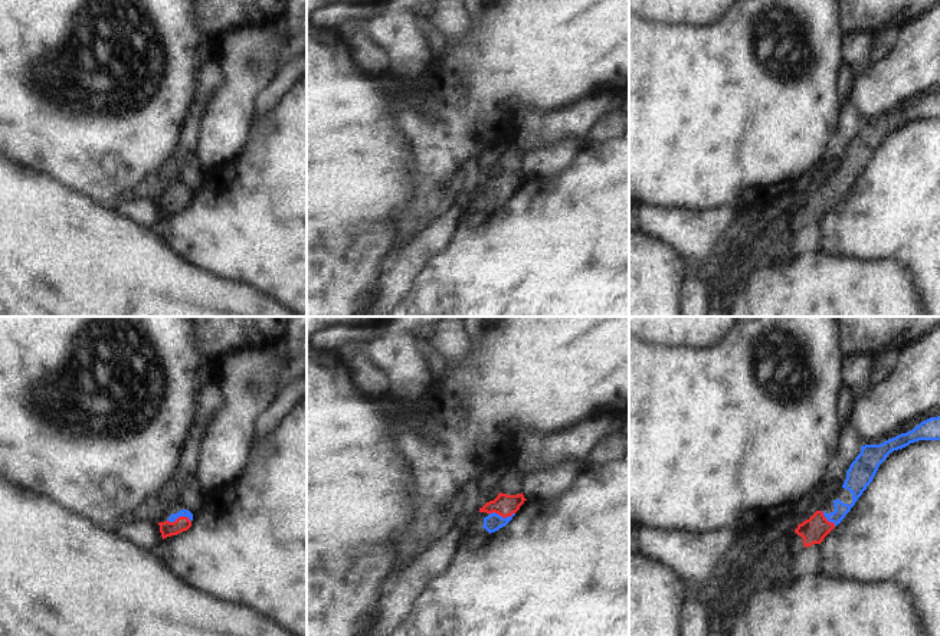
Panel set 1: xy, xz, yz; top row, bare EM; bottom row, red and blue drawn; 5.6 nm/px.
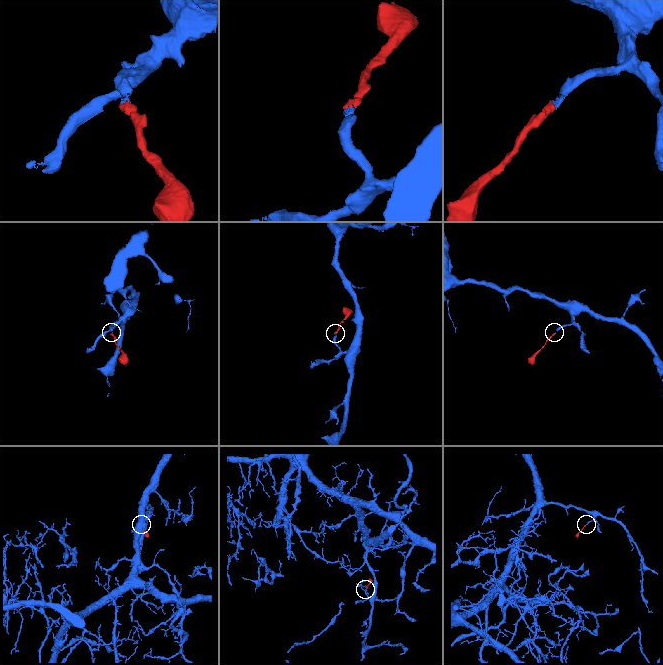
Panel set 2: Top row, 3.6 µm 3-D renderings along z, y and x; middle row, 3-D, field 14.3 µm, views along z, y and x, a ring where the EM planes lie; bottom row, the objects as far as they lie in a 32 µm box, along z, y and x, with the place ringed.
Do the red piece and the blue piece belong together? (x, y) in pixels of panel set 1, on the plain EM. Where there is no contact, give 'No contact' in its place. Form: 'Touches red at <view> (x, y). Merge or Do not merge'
Touches red at xz (503, 194). Merge.

